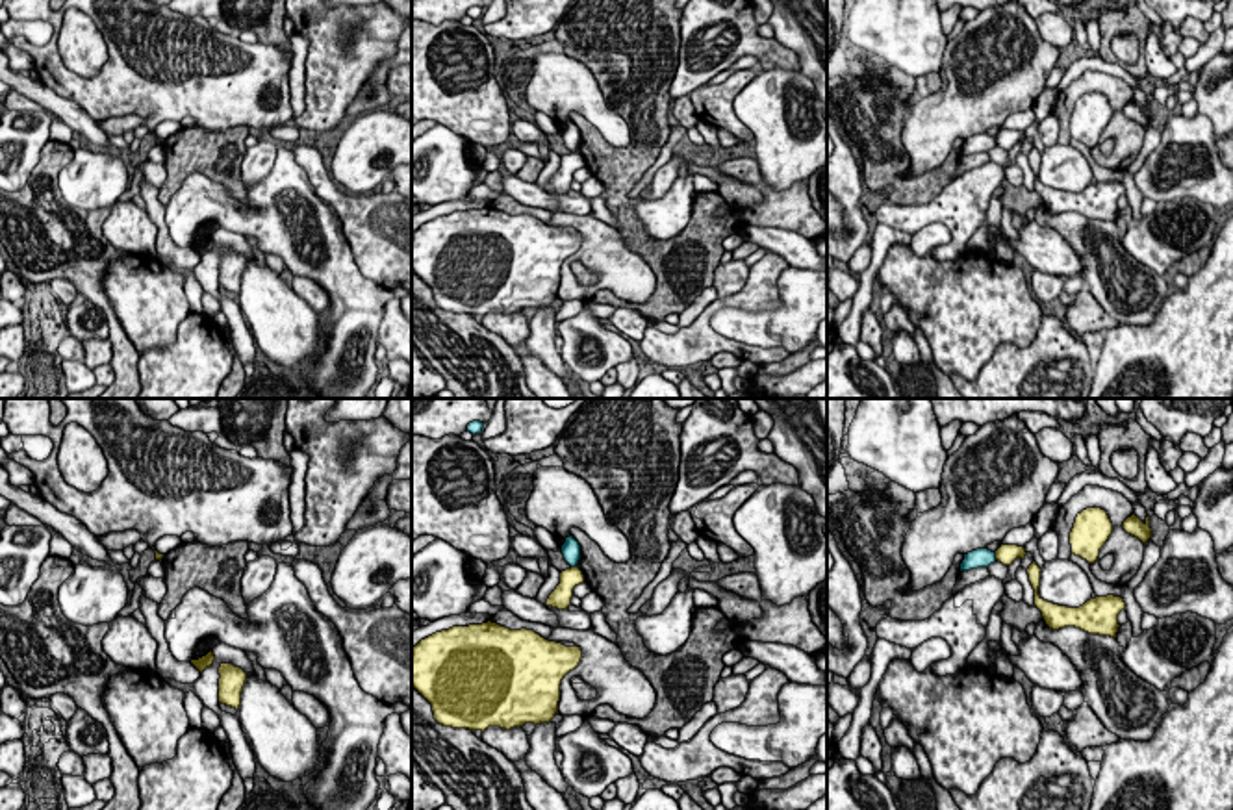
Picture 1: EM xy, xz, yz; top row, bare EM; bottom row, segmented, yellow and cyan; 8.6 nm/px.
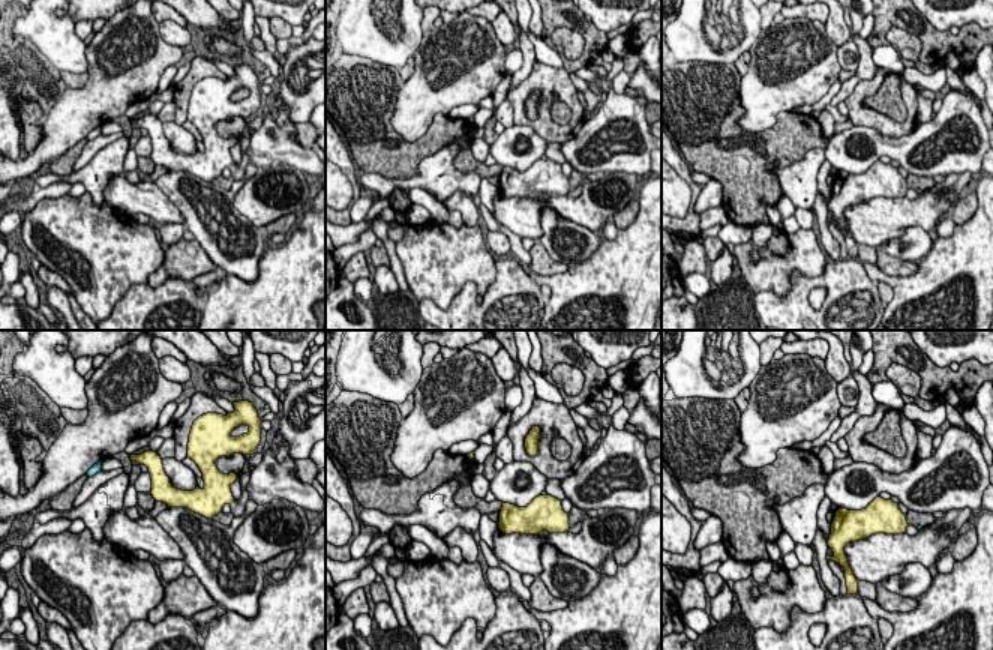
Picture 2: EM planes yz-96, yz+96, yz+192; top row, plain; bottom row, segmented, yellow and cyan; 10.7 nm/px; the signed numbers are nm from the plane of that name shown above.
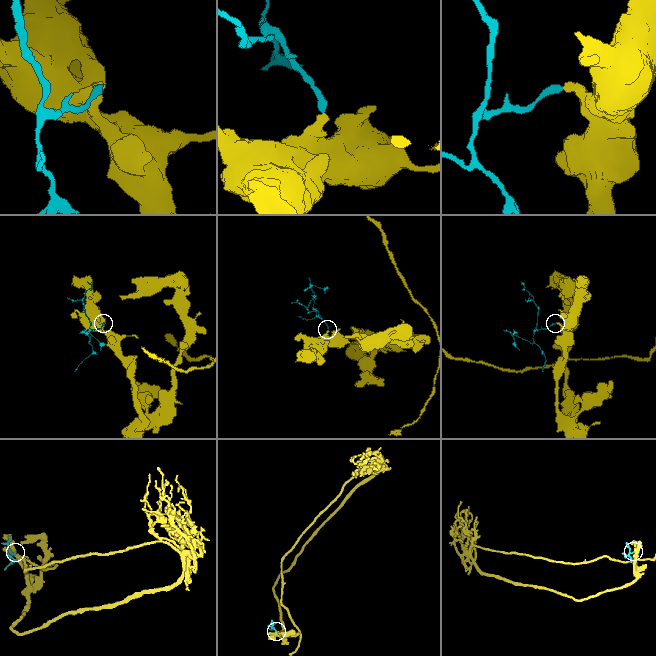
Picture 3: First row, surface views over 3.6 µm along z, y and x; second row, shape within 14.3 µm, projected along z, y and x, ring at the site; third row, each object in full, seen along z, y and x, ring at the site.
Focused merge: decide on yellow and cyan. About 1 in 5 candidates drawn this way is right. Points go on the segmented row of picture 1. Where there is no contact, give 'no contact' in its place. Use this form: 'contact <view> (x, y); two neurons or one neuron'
contact yz (996, 556); two neurons

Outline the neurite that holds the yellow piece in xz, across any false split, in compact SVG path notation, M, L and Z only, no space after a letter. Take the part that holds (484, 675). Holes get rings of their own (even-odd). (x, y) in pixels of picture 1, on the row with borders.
M497 623L452 626L421 639L412 652L412 686L432 704L443 727L486 730L549 723L558 714L562 678L582 658L580 647L549 641L534 630Z

